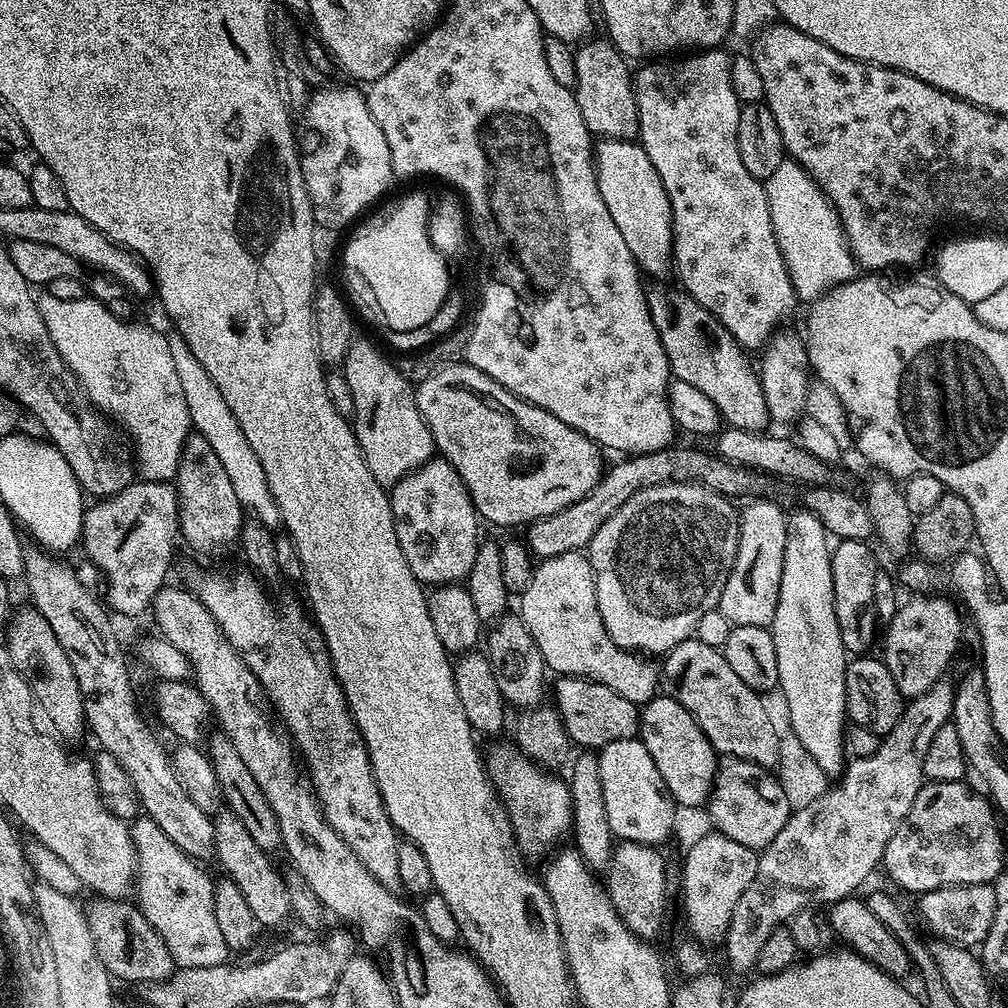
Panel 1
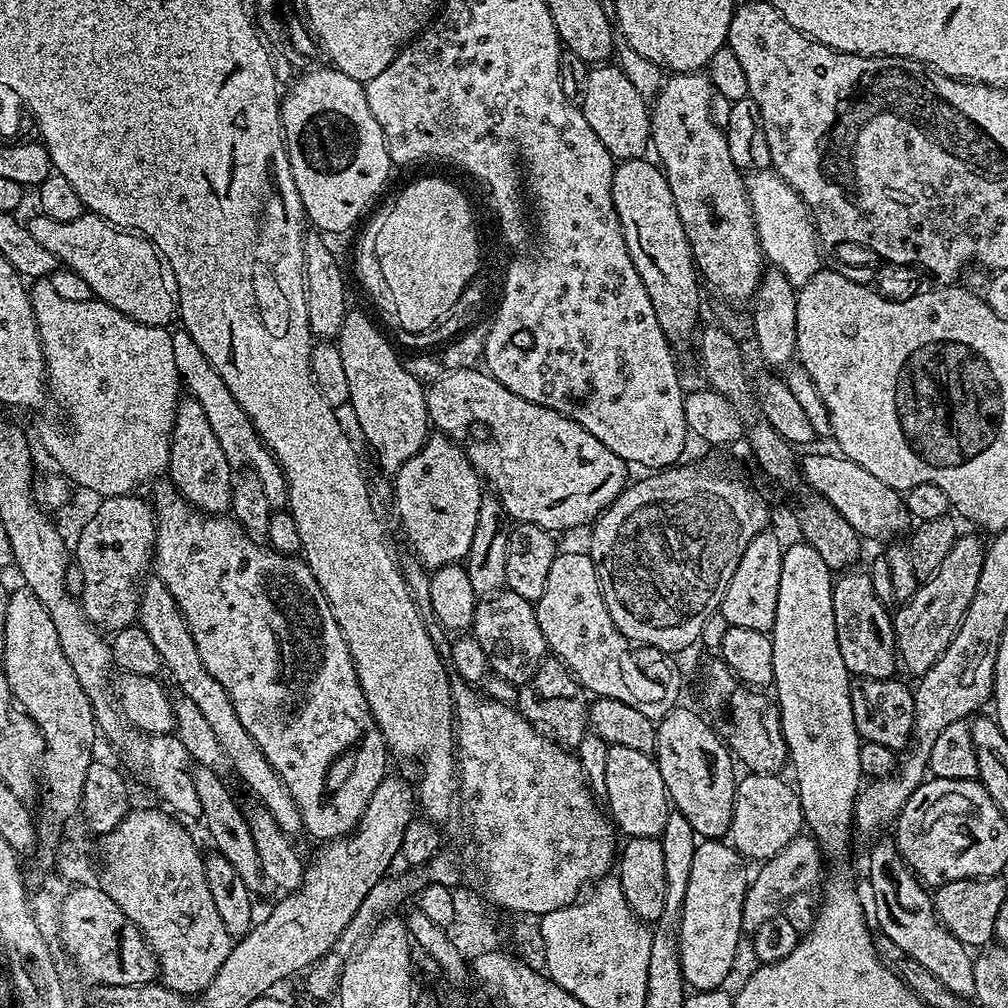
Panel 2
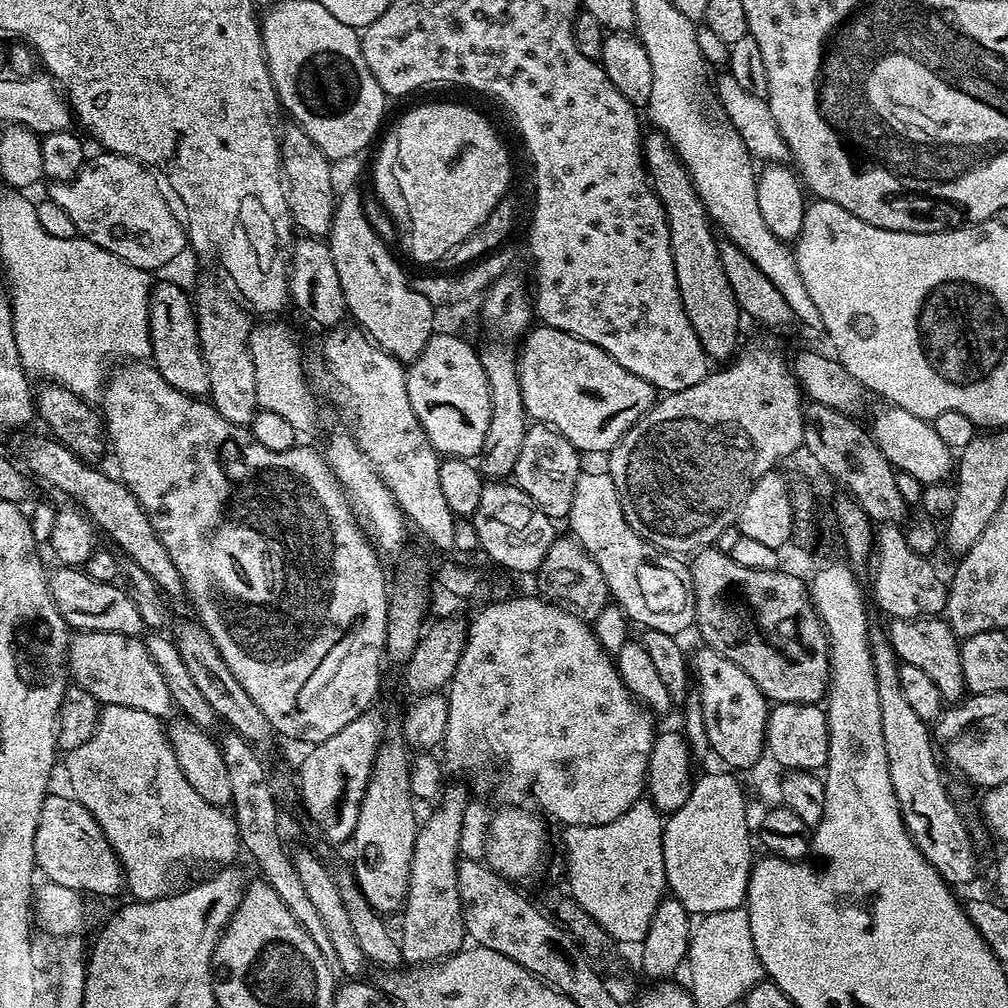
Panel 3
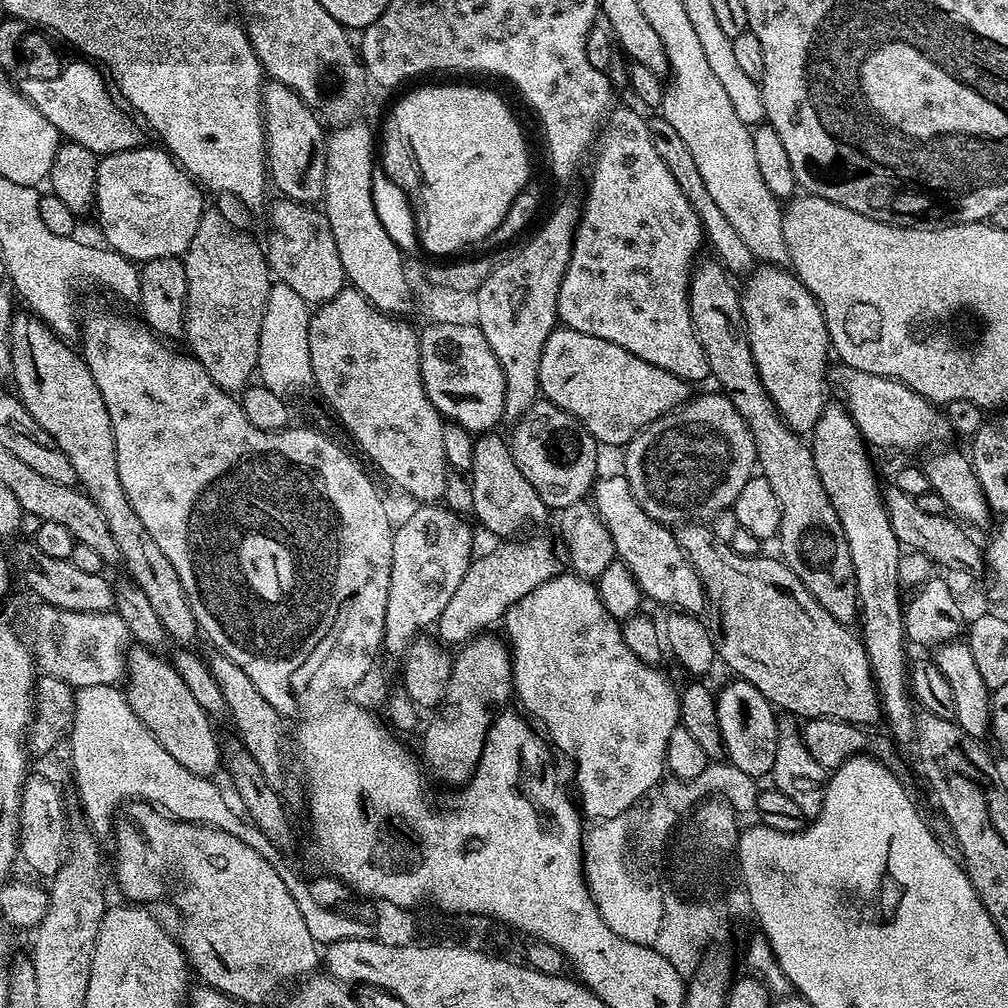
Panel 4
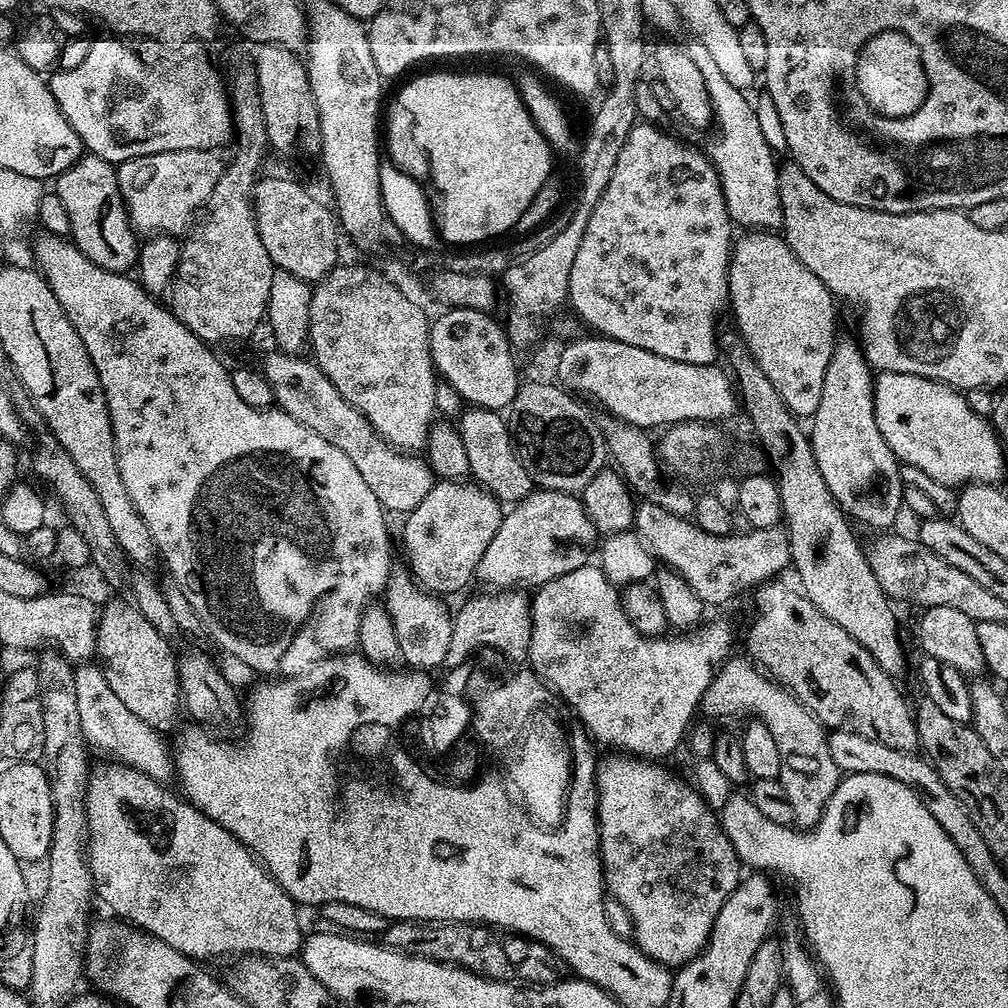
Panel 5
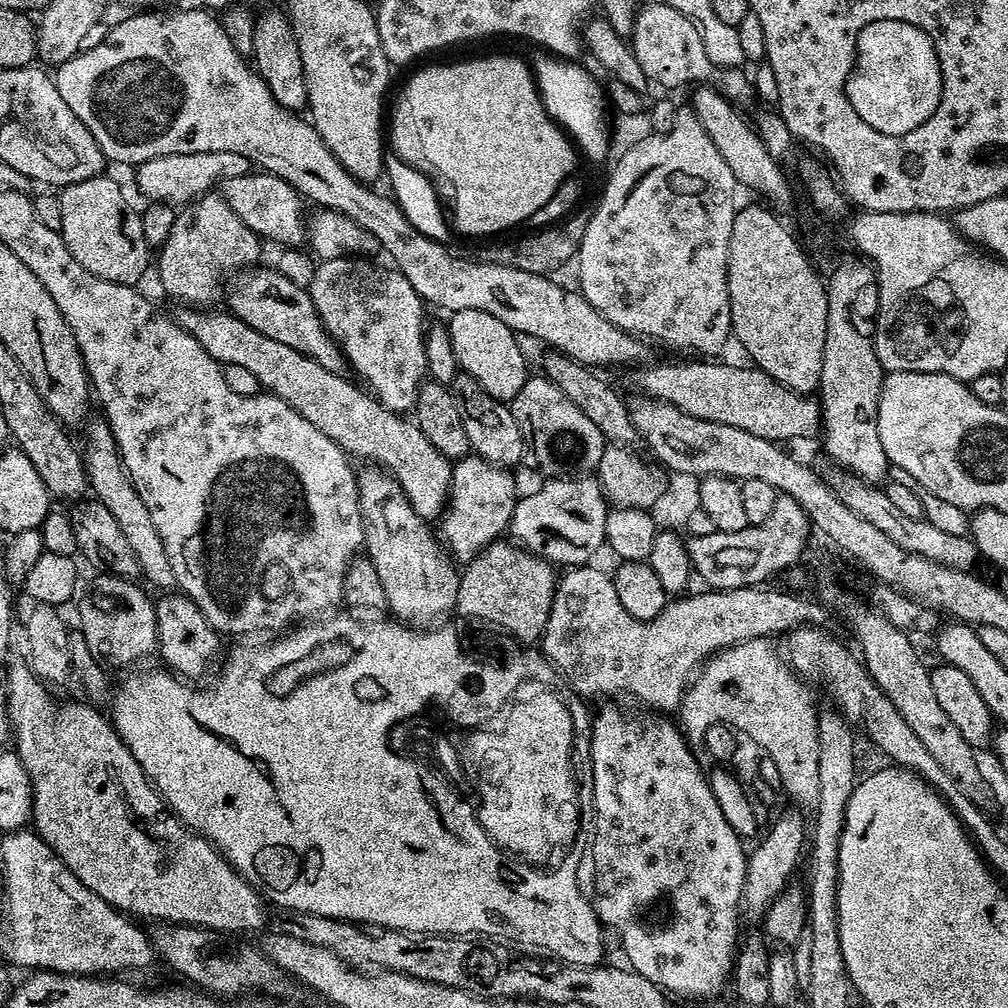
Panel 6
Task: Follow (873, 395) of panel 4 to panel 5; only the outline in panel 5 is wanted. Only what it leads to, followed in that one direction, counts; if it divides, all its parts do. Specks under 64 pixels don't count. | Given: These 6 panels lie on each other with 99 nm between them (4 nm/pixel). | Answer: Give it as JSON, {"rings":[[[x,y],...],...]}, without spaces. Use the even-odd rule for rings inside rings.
{"rings":[[[881,372],[875,377],[872,393],[878,430],[882,430],[882,438],[886,438],[890,450],[901,464],[918,466],[918,470],[922,470],[922,474],[930,474],[934,482],[949,486],[1001,483],[1000,479],[1004,476],[1005,445],[1000,443],[1000,437],[996,435],[996,429],[991,423],[970,410],[963,391],[912,373]]]}

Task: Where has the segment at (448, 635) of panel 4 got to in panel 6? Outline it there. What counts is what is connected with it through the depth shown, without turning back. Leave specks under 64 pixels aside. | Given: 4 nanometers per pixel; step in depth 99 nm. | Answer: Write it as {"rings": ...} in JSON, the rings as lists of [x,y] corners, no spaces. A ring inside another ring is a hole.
{"rings":[[[548,478],[529,496],[521,495],[514,506],[510,534],[522,548],[549,563],[584,566],[605,545],[606,518],[610,505],[594,478]]]}

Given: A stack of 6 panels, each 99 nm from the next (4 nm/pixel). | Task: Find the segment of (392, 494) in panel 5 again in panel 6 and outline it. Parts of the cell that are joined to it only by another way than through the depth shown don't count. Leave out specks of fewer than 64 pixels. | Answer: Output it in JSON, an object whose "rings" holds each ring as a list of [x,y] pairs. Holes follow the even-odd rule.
{"rings":[[[184,306],[179,310],[181,312],[175,313],[174,316],[176,323],[204,347],[210,358],[214,358],[221,366],[233,364],[252,371],[254,378],[258,378],[261,389],[298,410],[298,414],[302,414],[302,418],[306,418],[306,422],[310,422],[314,430],[322,430],[322,434],[326,434],[326,438],[334,441],[349,457],[361,456],[364,462],[371,462],[375,467],[383,468],[400,484],[410,506],[424,520],[435,521],[445,511],[452,481],[453,461],[444,457],[430,444],[415,422],[379,404],[359,383],[351,379],[348,381],[347,375],[326,370],[326,366],[318,366],[314,358],[304,356],[298,350],[290,350],[290,346],[282,346],[282,342],[266,338],[266,334],[258,334],[258,330],[246,326],[246,322],[242,322],[227,310],[212,312],[216,310],[201,310],[196,306]]]}

